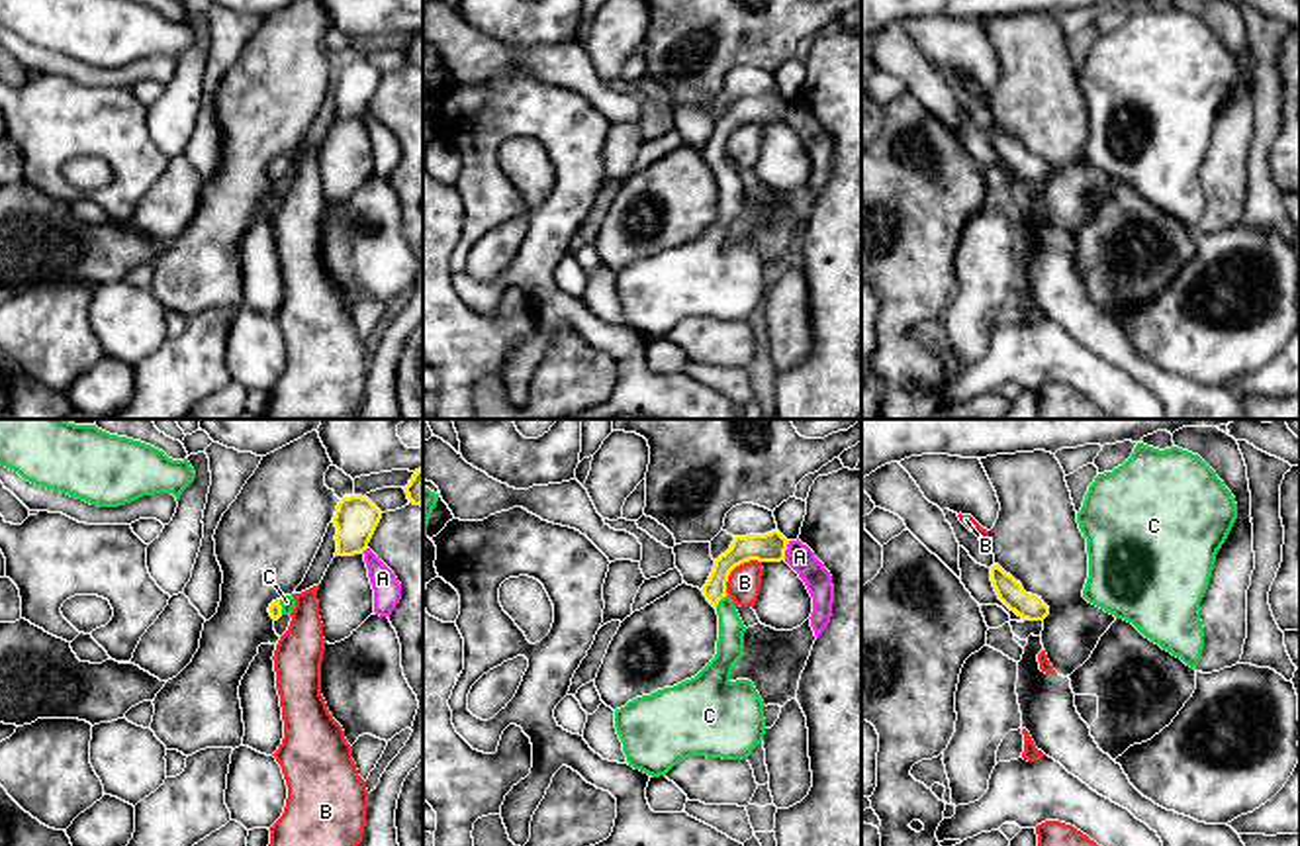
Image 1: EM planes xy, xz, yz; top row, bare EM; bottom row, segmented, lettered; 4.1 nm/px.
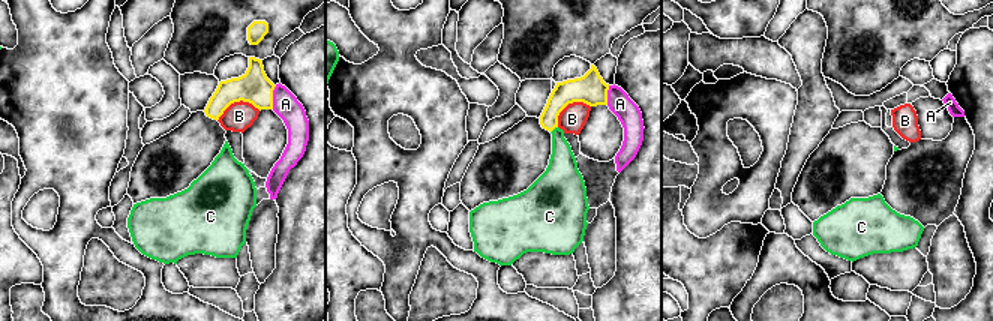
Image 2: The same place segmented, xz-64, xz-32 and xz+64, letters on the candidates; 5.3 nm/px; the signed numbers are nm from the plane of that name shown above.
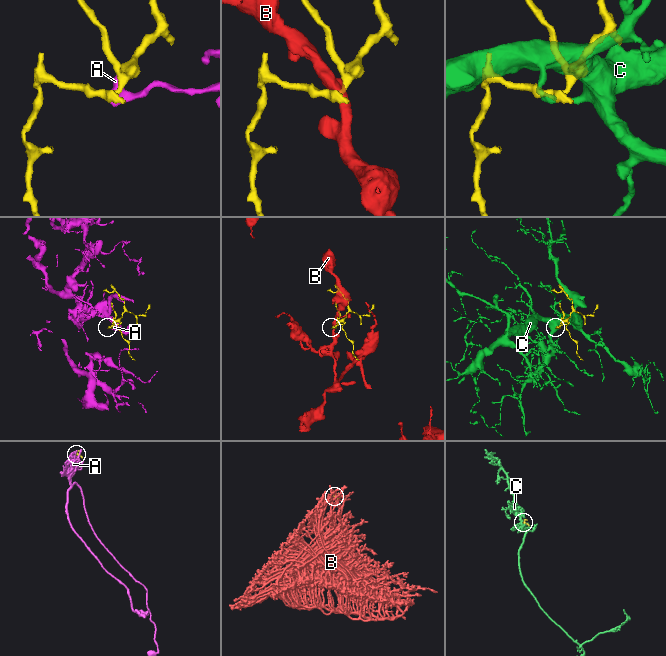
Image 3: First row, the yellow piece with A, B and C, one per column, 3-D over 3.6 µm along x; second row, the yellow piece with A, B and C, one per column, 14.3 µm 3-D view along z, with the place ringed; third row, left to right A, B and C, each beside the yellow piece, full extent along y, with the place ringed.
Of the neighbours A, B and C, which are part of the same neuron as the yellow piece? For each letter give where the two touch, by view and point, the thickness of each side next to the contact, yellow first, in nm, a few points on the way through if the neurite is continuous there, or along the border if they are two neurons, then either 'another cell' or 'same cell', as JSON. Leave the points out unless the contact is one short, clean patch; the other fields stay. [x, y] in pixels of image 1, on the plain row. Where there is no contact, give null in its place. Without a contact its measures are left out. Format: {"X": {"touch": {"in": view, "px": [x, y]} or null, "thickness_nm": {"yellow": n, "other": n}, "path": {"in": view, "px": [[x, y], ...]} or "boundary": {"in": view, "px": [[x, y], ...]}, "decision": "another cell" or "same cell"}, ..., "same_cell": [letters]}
{"A": {"touch": {"in": "xz", "px": [786, 110]}, "thickness_nm": {"yellow": 120, "other": 110}, "decision": "another cell"}, "B": {"touch": {"in": "xz", "px": [735, 128]}, "thickness_nm": {"yellow": 120, "other": 140}, "decision": "another cell"}, "C": {"touch": {"in": "xz", "px": [719, 161]}, "thickness_nm": {"yellow": 110, "other": 110}, "path": {"in": "xz", "px": [[742, 110], [719, 136], [719, 161], [731, 190]]}, "decision": "same cell"}, "same_cell": ["C"]}

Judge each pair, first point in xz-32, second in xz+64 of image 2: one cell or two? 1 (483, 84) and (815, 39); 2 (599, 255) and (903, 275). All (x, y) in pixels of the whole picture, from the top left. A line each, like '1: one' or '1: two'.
1: two
2: two

